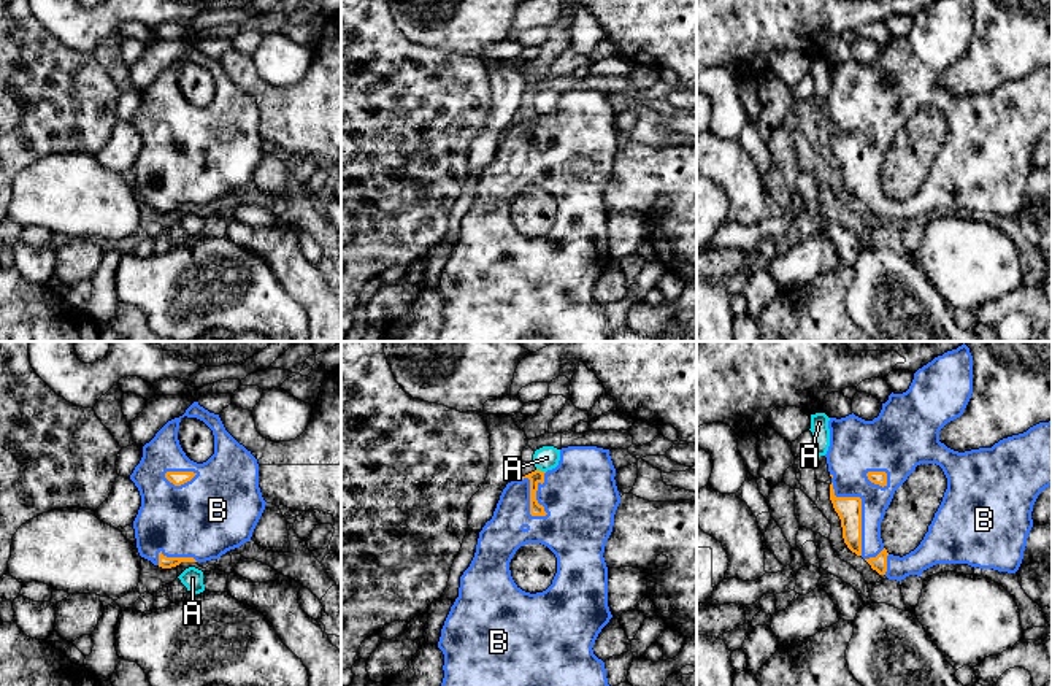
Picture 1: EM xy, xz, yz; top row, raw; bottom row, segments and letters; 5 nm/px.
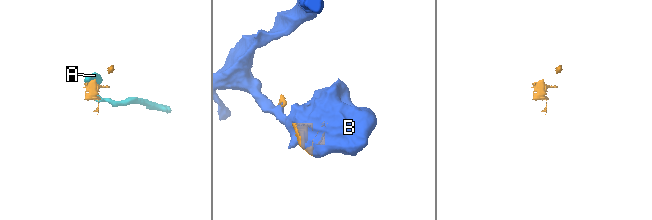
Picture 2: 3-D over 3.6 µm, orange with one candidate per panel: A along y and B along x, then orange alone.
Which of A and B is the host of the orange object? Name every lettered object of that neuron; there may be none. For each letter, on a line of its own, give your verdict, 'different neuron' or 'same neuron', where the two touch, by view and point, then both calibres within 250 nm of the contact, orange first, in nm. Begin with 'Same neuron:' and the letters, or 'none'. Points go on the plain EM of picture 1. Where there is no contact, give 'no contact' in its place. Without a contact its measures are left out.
Same neuron: B
A: different neuron | xz (540, 115) | 70/120 nm
B: same neuron | xz (530, 142) | 70/380 nm

